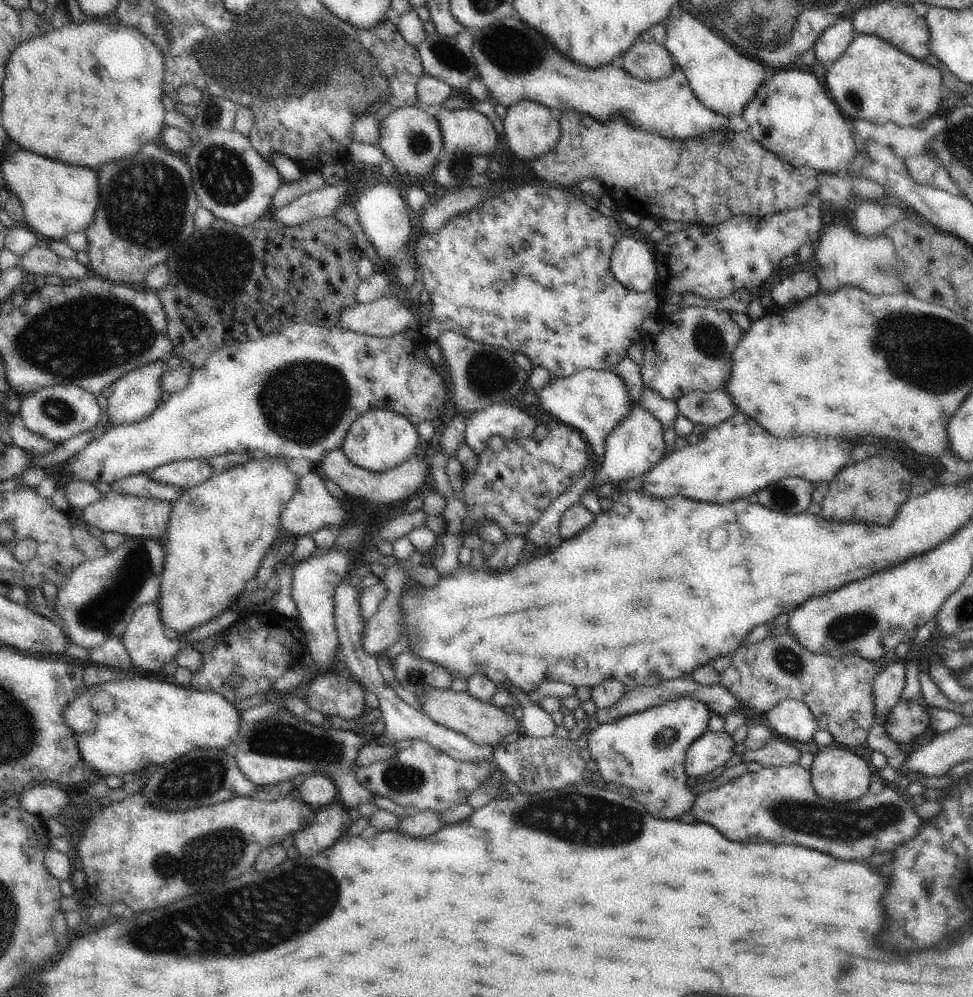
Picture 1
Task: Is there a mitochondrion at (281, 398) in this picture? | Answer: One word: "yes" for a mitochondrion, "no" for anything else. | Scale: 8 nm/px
yes

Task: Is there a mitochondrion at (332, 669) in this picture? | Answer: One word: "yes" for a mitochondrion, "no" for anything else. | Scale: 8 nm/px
no

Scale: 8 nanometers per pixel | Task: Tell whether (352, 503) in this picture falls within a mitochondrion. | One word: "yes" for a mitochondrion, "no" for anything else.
no

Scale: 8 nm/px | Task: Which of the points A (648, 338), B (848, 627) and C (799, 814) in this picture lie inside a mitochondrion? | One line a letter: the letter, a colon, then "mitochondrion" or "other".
A: other
B: mitochondrion
C: mitochondrion

